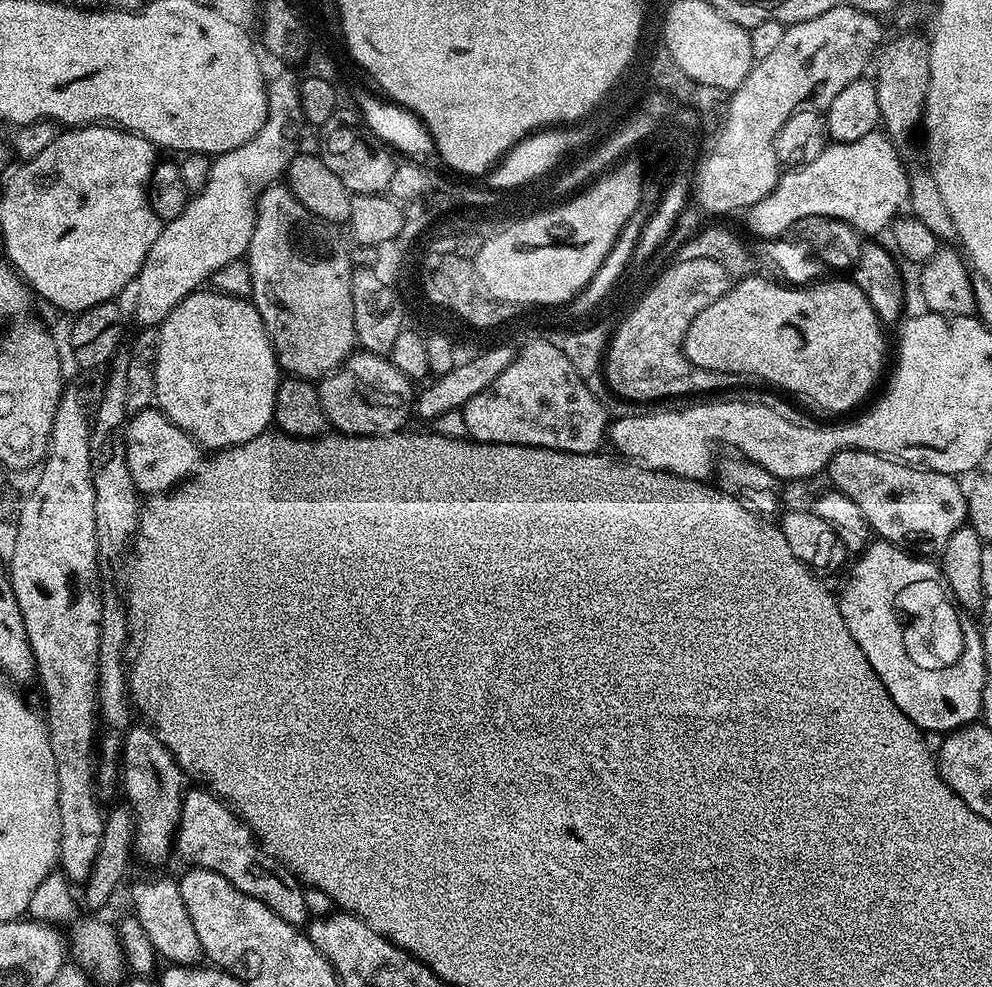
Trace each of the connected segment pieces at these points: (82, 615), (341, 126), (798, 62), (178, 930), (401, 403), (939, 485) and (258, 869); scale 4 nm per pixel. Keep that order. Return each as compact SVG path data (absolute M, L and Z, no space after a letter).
M72 386L65 387L64 393L60 395L60 405L54 414L54 426L52 427L52 437L48 439L48 455L42 461L39 469L40 477L36 480L36 485L32 488L32 493L24 500L24 505L19 505L18 526L16 537L12 540L12 557L6 561L8 569L8 582L12 586L12 593L18 602L18 610L22 610L22 622L26 622L26 638L30 642L30 650L36 659L35 675L40 676L40 688L44 691L43 715L46 717L48 725L48 741L50 750L54 750L54 770L58 774L58 818L60 819L60 859L58 868L69 881L87 881L92 874L94 858L98 854L98 846L102 842L102 830L104 829L104 816L100 804L96 801L97 789L94 787L94 745L98 740L98 701L96 699L96 689L100 683L98 666L100 665L100 619L102 618L102 591L100 592L100 564L101 555L96 541L96 527L94 526L94 478L92 477L92 459L90 458L90 404L88 400Z
M339 111L330 114L324 124L319 125L320 161L346 186L349 194L384 194L390 186L390 177L398 163L393 149L384 144L371 129L364 123L363 117L358 113Z
M838 2L826 10L826 14L818 14L818 18L785 27L780 45L768 57L755 61L748 77L731 93L727 118L722 122L722 135L713 142L704 162L699 163L694 198L702 209L710 214L742 212L757 204L774 188L780 177L780 168L773 154L776 134L772 130L780 128L790 114L808 101L817 110L827 109L838 96L838 90L865 75L864 67L873 63L878 49L886 40L880 20L879 15L852 8L847 2Z
M156 876L153 880L140 880L132 888L132 904L136 921L146 930L146 938L150 938L150 946L154 946L157 957L168 964L199 965L205 959L202 942L198 942L198 934L194 924L190 922L190 914L186 914L186 906L182 902L179 883L168 876Z
M353 351L352 355L334 372L319 381L320 404L328 416L329 425L337 433L346 436L389 436L391 432L401 431L414 412L414 384L407 380L394 366L387 355L379 352Z
M851 448L834 454L828 463L826 476L835 491L858 502L862 514L866 514L869 529L879 539L921 558L939 557L946 542L950 542L950 534L965 527L968 520L965 489L962 486L960 489L961 481L957 477L948 476L945 472L929 472L923 466Z
M203 786L192 787L185 791L180 807L180 825L176 828L174 841L175 855L189 860L189 865L222 874L230 886L242 890L242 894L250 894L250 898L258 898L258 902L274 910L278 918L297 926L307 925L310 915L301 881L264 851L247 824L215 792Z

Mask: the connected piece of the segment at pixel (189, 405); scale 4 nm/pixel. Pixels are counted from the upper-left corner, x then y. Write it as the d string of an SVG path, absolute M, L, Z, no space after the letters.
M211 290L191 292L158 325L155 407L204 450L233 448L269 431L280 389L282 369L266 326L251 299L226 296Z

